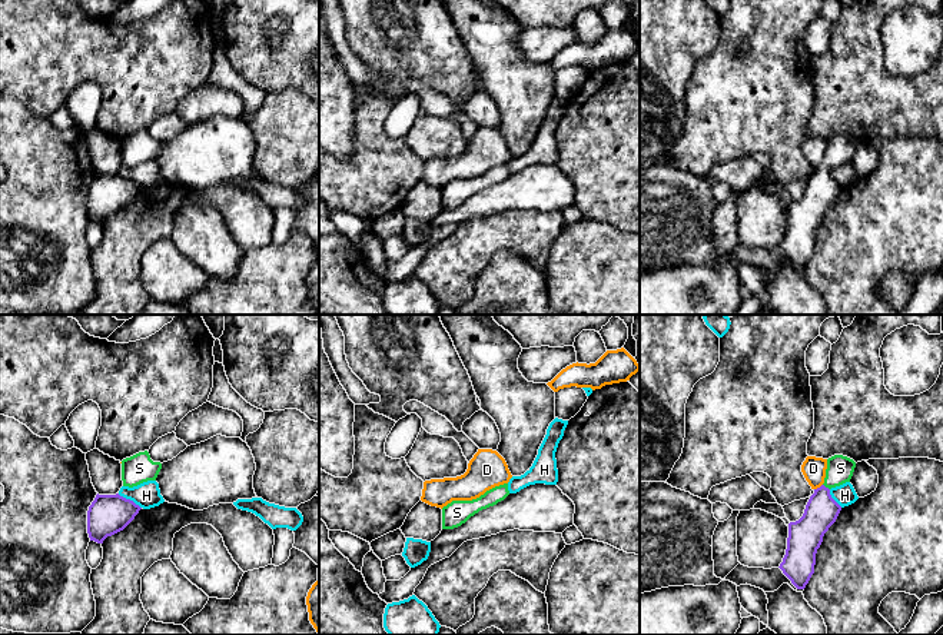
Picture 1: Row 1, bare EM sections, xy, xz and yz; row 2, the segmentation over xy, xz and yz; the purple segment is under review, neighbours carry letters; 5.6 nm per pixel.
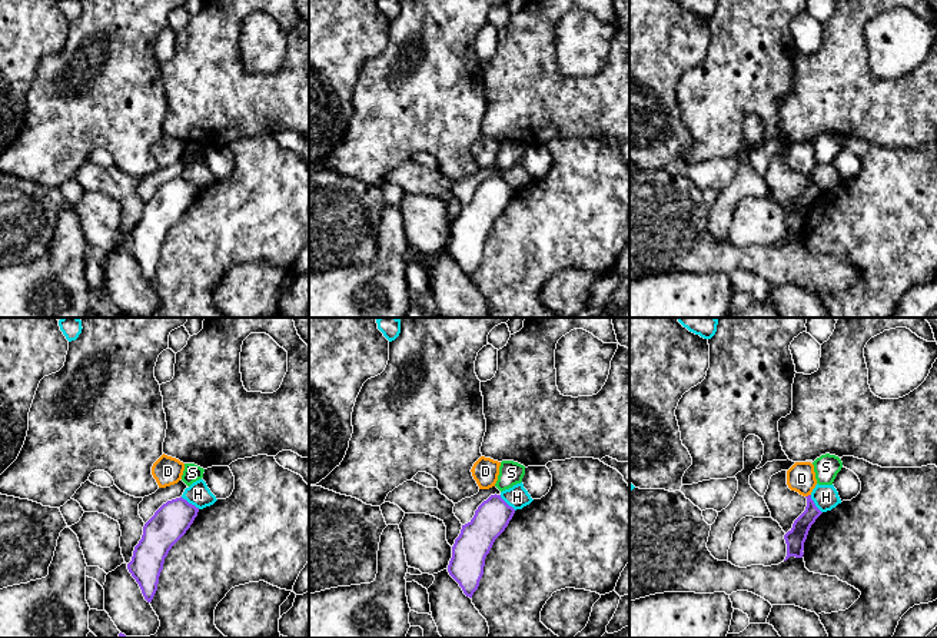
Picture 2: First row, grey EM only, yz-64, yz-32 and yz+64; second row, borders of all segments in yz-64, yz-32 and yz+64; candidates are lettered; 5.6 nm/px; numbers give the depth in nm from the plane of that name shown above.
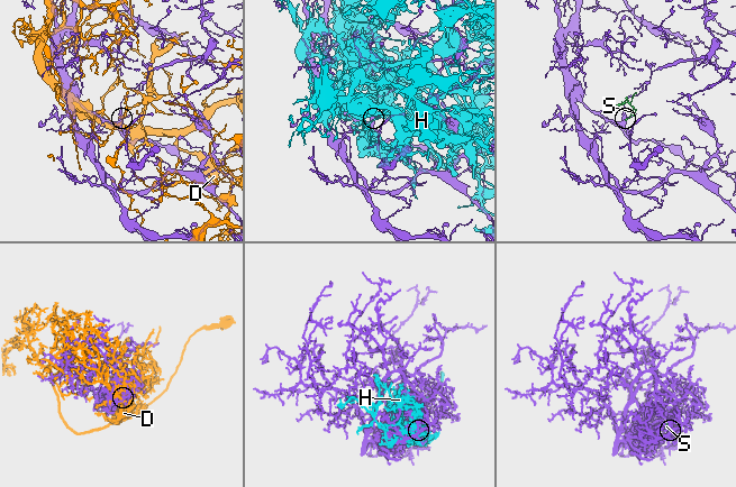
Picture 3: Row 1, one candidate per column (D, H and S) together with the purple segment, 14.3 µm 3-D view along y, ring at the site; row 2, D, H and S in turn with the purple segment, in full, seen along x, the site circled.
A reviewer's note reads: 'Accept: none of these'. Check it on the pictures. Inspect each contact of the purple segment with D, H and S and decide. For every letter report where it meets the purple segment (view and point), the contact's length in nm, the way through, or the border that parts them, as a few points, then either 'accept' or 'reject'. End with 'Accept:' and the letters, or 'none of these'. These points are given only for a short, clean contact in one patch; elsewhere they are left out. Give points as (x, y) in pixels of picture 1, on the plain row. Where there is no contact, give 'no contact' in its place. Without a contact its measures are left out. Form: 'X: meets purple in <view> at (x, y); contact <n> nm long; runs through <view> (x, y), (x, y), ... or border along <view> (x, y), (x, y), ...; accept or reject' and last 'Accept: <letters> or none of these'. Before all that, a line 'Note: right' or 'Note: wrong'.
Note: wrong
D: meets purple in yz at (817, 168); contact 60 nm long; reject
H: meets purple in xy at (129, 179); contact 160 nm long; reject
S: meets purple in yz at (824, 166); contact 50 nm long; runs through yz (822, 190), (824, 166), (840, 148); accept
Accept: S

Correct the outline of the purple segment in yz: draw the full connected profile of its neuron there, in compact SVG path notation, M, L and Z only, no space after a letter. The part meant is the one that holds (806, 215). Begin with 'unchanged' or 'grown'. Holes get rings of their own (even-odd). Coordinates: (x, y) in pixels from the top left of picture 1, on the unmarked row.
grown | M847 136L829 137L824 163L814 169L803 196L788 203L787 229L778 247L797 269L804 269L814 253L817 229L841 190L830 169L850 162L854 147L856 142Z

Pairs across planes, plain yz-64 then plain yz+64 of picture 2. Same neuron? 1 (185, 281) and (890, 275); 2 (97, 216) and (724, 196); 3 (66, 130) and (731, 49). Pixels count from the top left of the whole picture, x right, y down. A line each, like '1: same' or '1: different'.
1: same
2: different
3: same

